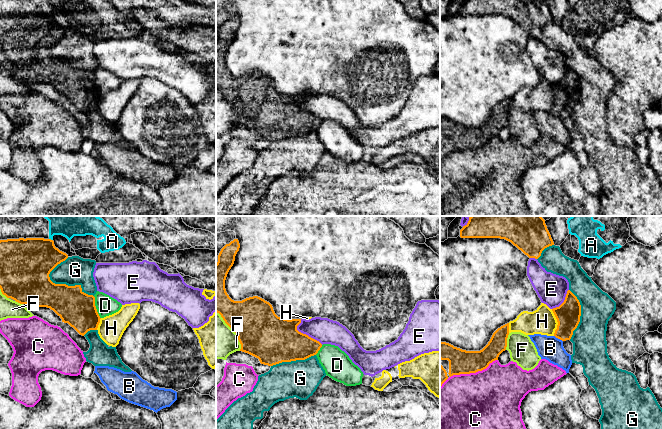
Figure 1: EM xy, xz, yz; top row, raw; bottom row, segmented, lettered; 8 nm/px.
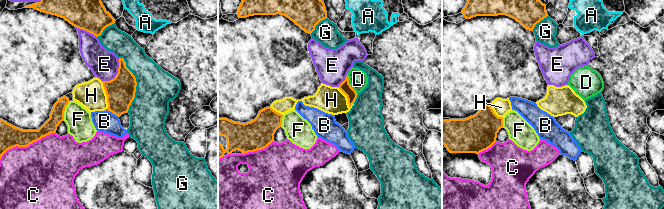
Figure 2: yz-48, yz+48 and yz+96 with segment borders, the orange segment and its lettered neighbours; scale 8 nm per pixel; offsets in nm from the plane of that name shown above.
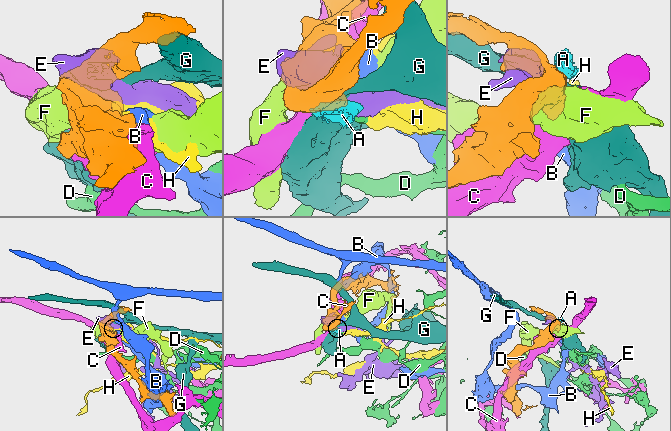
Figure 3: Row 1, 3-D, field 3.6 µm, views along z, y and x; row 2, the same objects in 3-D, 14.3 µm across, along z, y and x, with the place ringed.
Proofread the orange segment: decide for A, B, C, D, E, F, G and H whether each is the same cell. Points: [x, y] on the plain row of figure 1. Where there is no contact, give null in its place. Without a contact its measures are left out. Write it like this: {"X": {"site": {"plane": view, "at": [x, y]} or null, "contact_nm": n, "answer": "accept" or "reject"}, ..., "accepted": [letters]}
{"A": {"site": {"plane": "xy", "at": [50, 15]}, "contact_nm": 40, "answer": "reject"}, "B": {"site": {"plane": "yz", "at": [558, 114]}, "contact_nm": 90, "answer": "reject"}, "C": {"site": {"plane": "yz", "at": [473, 148]}, "contact_nm": 420, "answer": "reject"}, "D": {"site": {"plane": "xy", "at": [95, 83]}, "contact_nm": 190, "answer": "reject"}, "E": {"site": {"plane": "xz", "at": [305, 110]}, "contact_nm": 280, "answer": "reject"}, "F": {"site": {"plane": "yz", "at": [506, 117]}, "contact_nm": 140, "answer": "reject"}, "G": {"site": {"plane": "xy", "at": [69, 62]}, "contact_nm": 400, "answer": "reject"}, "H": {"site": {"plane": "yz", "at": [557, 97]}, "contact_nm": 220, "answer": "reject"}, "accepted": []}

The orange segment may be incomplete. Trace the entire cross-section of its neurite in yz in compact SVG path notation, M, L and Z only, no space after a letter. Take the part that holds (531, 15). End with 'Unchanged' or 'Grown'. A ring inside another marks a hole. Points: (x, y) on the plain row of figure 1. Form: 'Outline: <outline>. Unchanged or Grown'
Outline: M467 0L460 6L461 14L500 14L511 18L529 34L538 35L542 27L554 21L546 0Z. Unchanged

